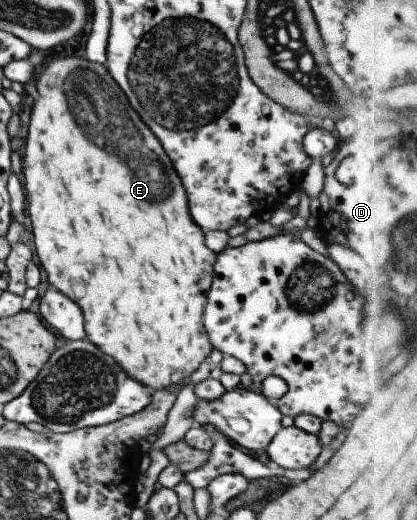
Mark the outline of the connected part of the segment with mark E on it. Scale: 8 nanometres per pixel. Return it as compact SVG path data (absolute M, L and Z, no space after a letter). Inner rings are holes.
M77 56L52 58L35 79L34 87L37 98L30 101L32 107L29 113L27 135L24 137L23 158L23 186L25 200L27 200L27 214L32 224L32 234L35 245L35 256L39 266L45 272L45 278L51 286L61 294L70 298L81 308L85 320L85 334L92 345L102 353L108 354L115 363L119 364L128 377L138 380L152 391L164 389L171 385L180 385L205 360L213 350L207 333L203 328L202 310L206 303L206 292L209 290L213 278L213 263L216 254L209 250L204 243L204 232L197 226L188 211L186 192L179 180L172 162L165 154L161 143L145 128L145 124L137 118L129 102L125 100L125 93L109 76L107 69L99 63Z

